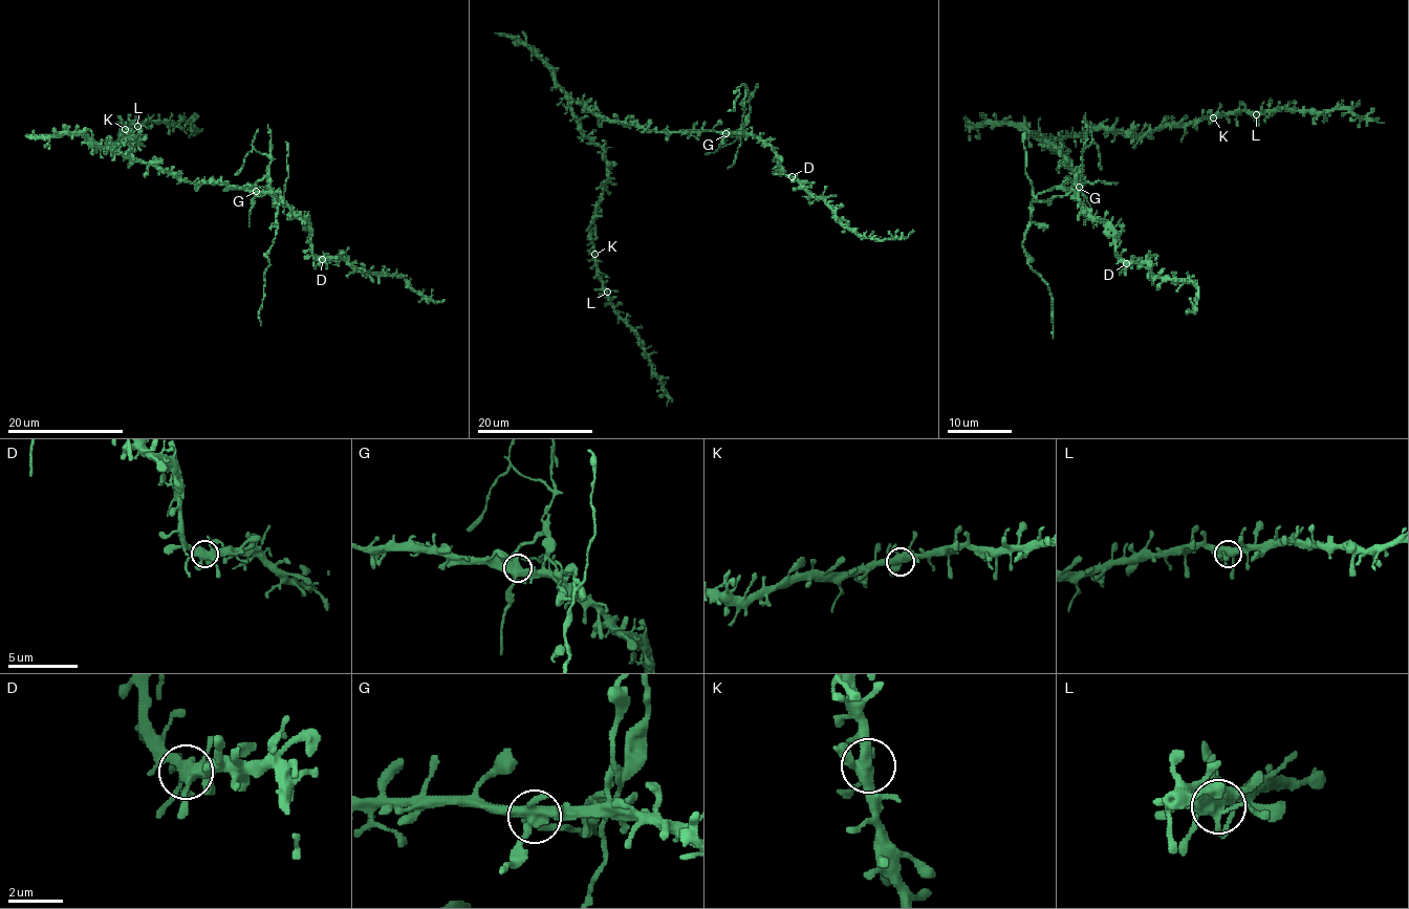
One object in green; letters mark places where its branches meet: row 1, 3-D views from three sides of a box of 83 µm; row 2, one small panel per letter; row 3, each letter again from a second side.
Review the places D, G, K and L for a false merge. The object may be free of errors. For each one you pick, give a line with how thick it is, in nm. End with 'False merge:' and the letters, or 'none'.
G: 460 nm
False merge: G

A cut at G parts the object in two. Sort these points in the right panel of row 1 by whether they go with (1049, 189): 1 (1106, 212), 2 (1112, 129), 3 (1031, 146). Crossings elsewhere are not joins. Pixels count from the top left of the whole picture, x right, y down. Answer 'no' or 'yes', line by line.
1: no
2: no
3: no

